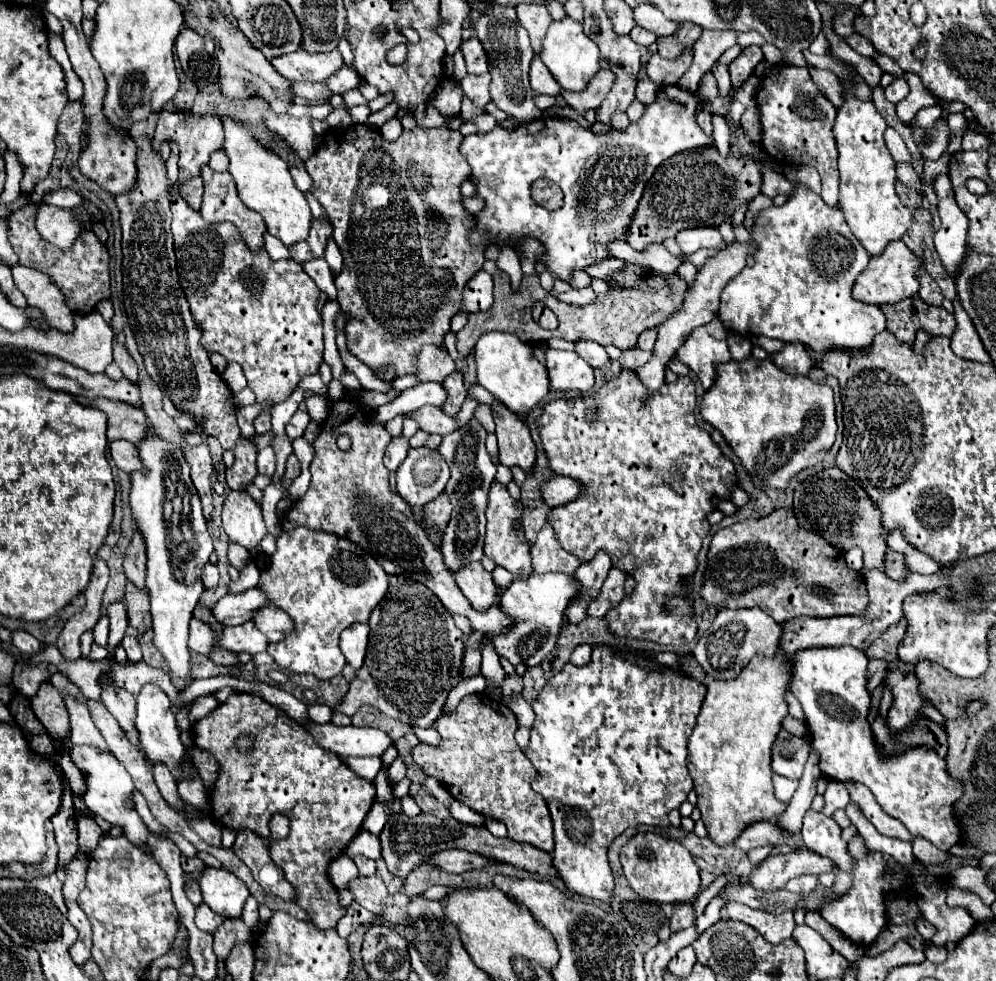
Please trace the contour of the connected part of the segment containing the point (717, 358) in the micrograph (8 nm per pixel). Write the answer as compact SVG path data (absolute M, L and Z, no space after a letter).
M719 318L695 328L685 344L677 350L677 358L697 374L705 390L711 388L717 376L715 366L731 360L727 330L723 324L719 324Z

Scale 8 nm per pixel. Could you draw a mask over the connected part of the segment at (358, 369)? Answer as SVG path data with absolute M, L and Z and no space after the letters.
M337 331L336 344L346 370L352 372L359 379L363 389L377 392L391 390L389 384L375 378L372 371L348 351L344 332Z

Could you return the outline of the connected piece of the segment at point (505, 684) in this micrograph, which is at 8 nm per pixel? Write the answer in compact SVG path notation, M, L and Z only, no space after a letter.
M507 674L505 680L501 682L501 696L517 694L517 692L521 692L521 688L523 688L521 676L517 676L517 674Z

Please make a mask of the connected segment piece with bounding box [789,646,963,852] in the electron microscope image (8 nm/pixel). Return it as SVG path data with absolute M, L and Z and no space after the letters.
M851 646L807 648L791 658L793 680L789 690L805 710L811 746L821 756L819 768L833 780L865 784L881 808L901 820L913 836L923 836L947 852L963 844L963 828L959 828L959 818L953 814L955 802L963 796L963 782L949 776L945 758L933 748L913 746L895 756L883 756L879 752L871 724L867 722L871 708L867 662L865 652Z

